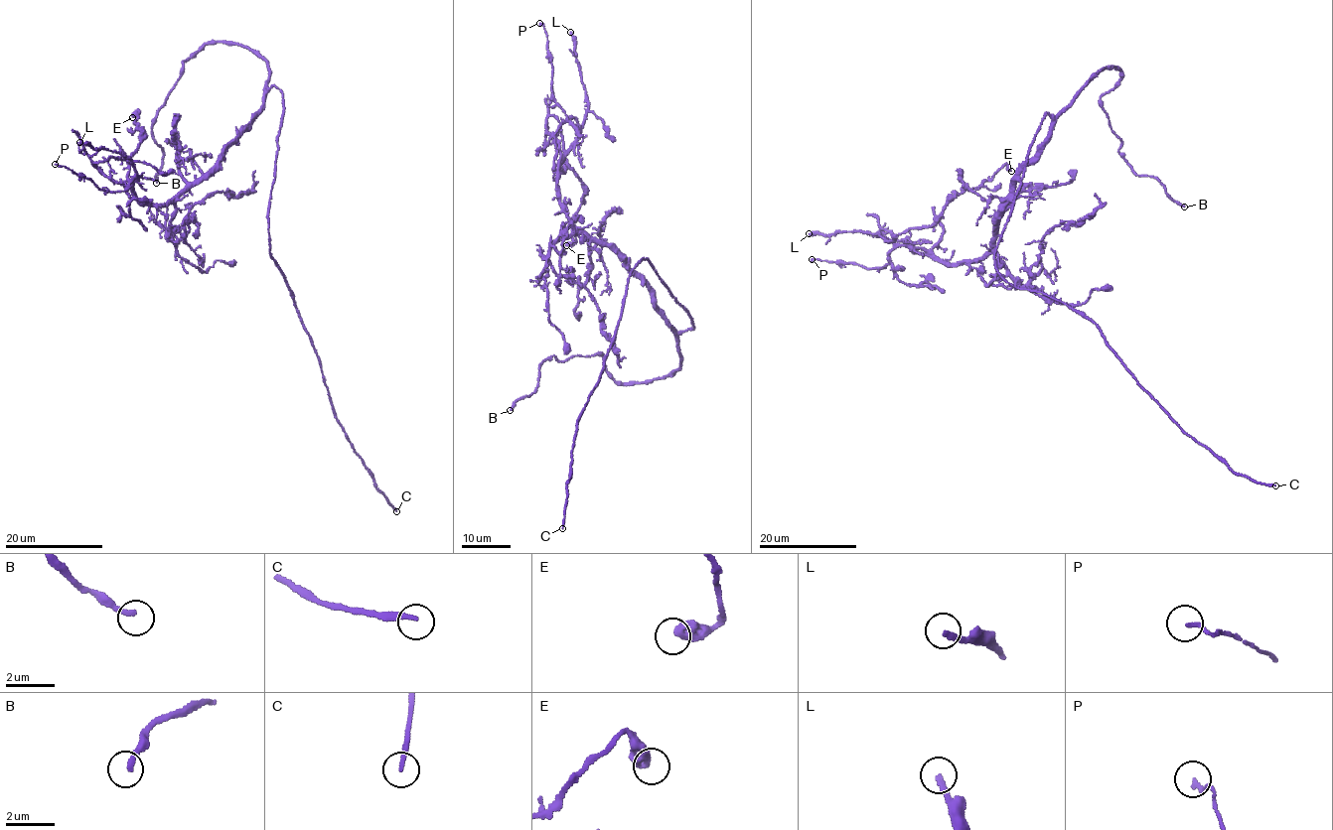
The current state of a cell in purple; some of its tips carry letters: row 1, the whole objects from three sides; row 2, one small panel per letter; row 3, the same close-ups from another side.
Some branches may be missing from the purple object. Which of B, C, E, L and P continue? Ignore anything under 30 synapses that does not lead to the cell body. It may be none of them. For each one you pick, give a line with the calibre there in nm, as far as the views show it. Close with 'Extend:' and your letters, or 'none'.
B: 220 nm thick
C: 200 nm thick
Extend: B, C

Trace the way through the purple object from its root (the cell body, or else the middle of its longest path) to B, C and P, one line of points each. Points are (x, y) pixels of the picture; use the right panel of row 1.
B: (1029, 150), (1046, 113), (1059, 114), (1098, 71), (1120, 69), (1100, 98), (1118, 153), (1184, 207)
C: (1029, 150), (994, 252), (996, 270), (1013, 286), (1081, 312), (1187, 434), (1235, 472), (1275, 485)
P: (1029, 150), (1047, 113), (1050, 133), (978, 259), (943, 264), (899, 245), (876, 268), (812, 259)

